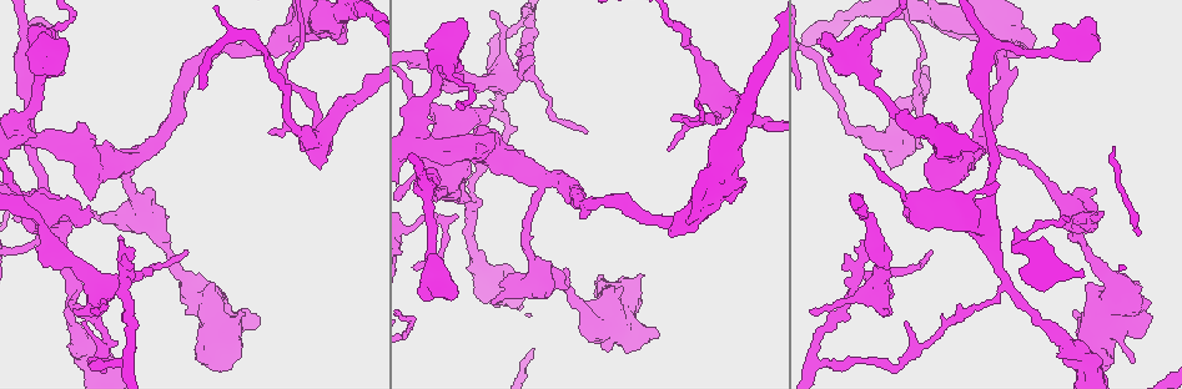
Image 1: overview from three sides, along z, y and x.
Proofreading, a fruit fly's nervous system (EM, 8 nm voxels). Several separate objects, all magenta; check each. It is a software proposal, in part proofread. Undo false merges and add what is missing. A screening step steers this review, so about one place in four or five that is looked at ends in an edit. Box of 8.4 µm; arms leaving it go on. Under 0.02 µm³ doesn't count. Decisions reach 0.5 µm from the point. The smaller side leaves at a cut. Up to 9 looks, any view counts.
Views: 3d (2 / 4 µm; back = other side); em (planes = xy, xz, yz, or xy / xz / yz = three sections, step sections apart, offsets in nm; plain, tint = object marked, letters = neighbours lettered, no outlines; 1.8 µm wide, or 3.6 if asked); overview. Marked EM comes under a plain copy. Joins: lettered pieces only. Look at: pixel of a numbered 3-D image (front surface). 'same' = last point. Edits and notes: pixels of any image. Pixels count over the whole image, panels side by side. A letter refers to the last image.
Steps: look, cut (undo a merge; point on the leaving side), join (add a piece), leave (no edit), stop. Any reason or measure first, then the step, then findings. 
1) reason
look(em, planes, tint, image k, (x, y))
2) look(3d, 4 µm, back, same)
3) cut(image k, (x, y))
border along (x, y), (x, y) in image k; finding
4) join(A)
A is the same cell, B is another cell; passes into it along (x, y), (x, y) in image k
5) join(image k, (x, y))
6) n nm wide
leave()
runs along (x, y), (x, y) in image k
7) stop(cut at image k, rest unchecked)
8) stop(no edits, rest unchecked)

branch stops here
look(em, xy, step 16, tint, image 1, (93, 217))

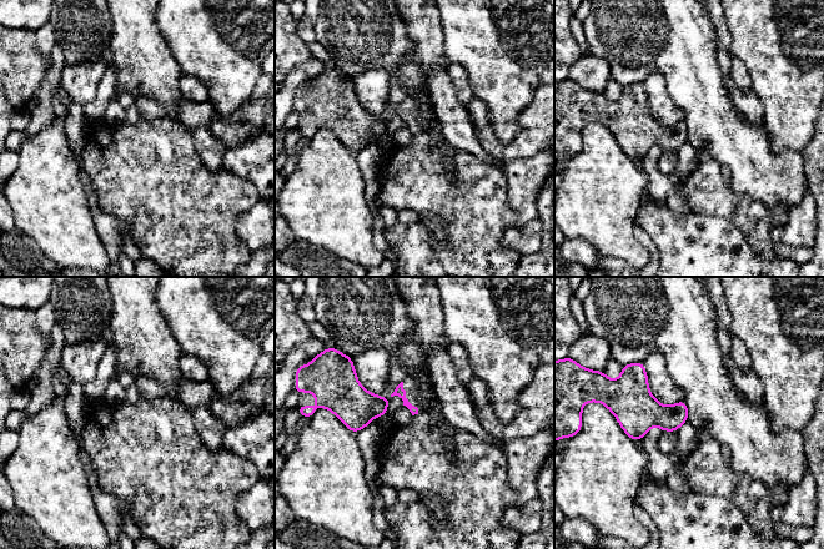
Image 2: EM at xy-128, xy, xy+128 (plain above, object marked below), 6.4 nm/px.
cut it another way
look(em, planes, letters, same)

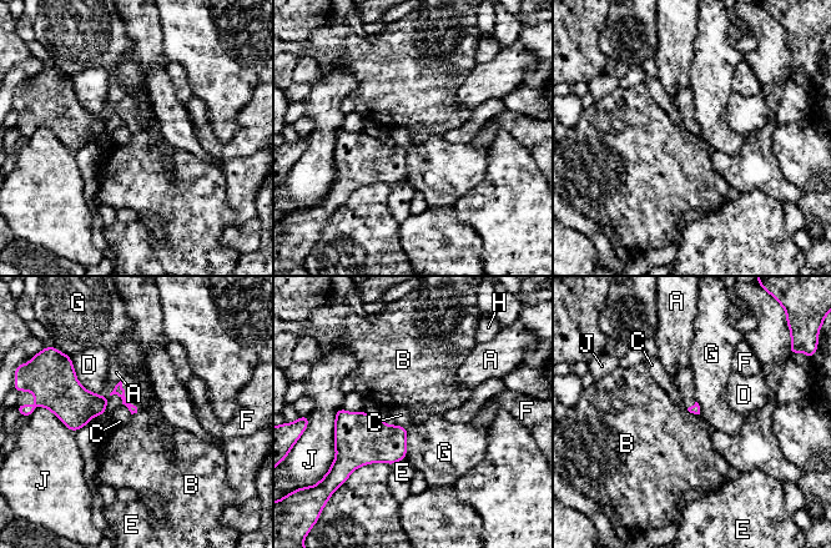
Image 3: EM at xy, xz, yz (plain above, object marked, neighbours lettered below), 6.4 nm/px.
leave()
A, B, C, D, E, F, G, H and J are other cells; border along (689, 411), (699, 415) in image 3; none of them fits

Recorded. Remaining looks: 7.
free end
look(em, 3.6 µm, planes, letters, image 1, (828, 58))

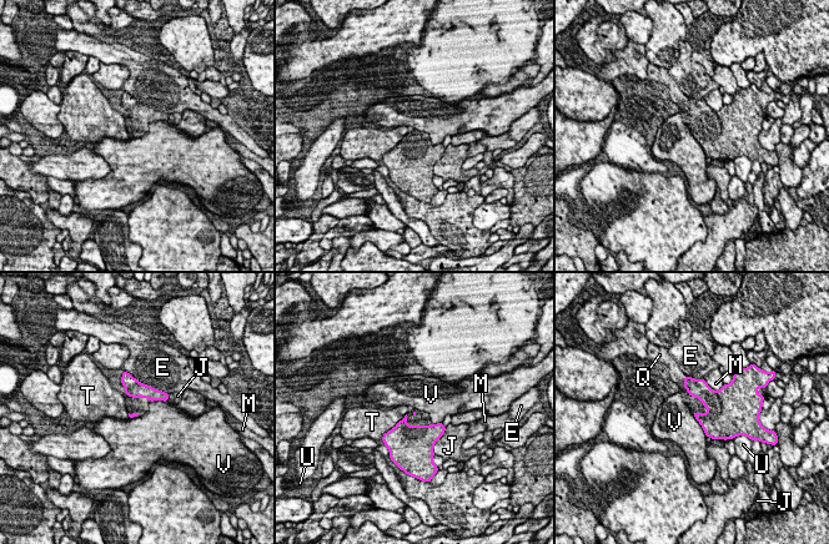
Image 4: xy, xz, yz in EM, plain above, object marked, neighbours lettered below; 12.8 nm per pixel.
join(Q)
Q is the same cell, E, J, M, T, U and V are other cells; the neuron continues

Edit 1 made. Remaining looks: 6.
arms part here
look(em, yz, step 4, tint, image 1, (144, 149))

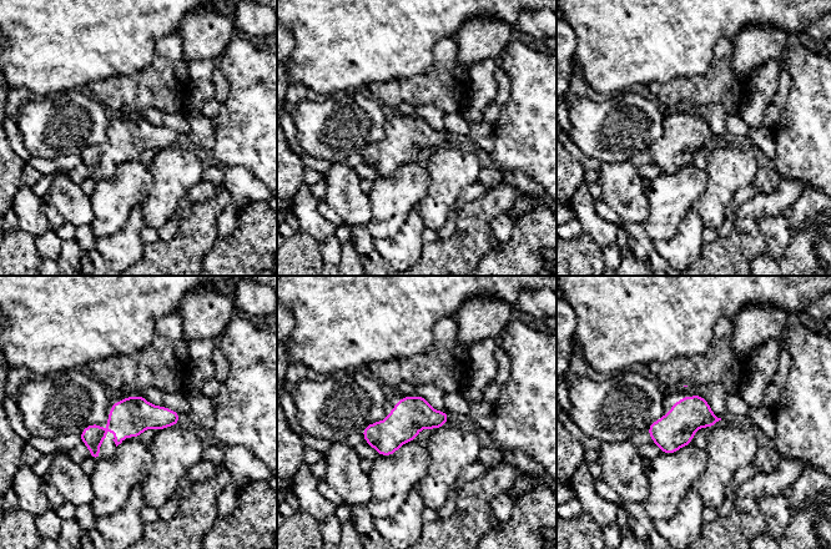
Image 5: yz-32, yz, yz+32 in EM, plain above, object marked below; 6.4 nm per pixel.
see the neighbours
look(em, yz, step 4, letters, same)

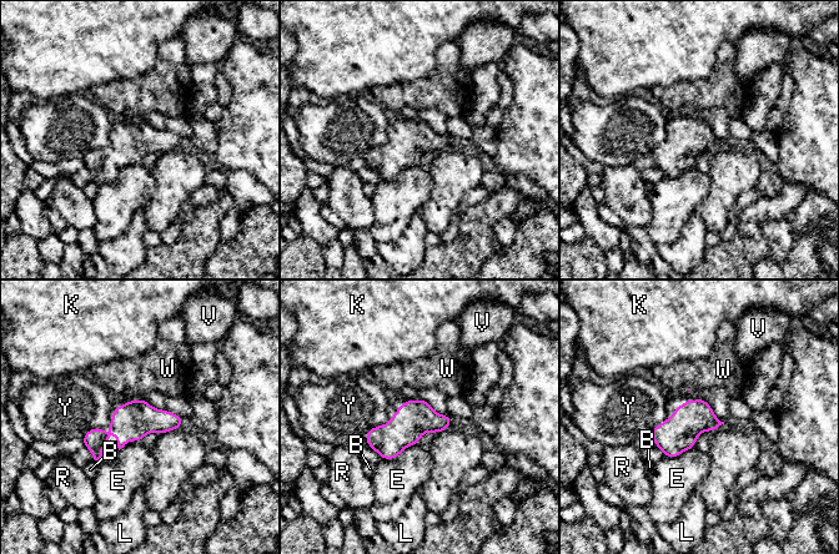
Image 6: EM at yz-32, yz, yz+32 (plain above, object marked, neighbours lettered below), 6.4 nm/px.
E touches over 200 nm
leave()
B, E, K, L, R, V, W and Y are other cells; border along (129, 399), (134, 401) in image 6; all the same neuron

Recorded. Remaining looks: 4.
calibre changes
look(em, 3.6 µm, planes, letters, image 1, (684, 223))

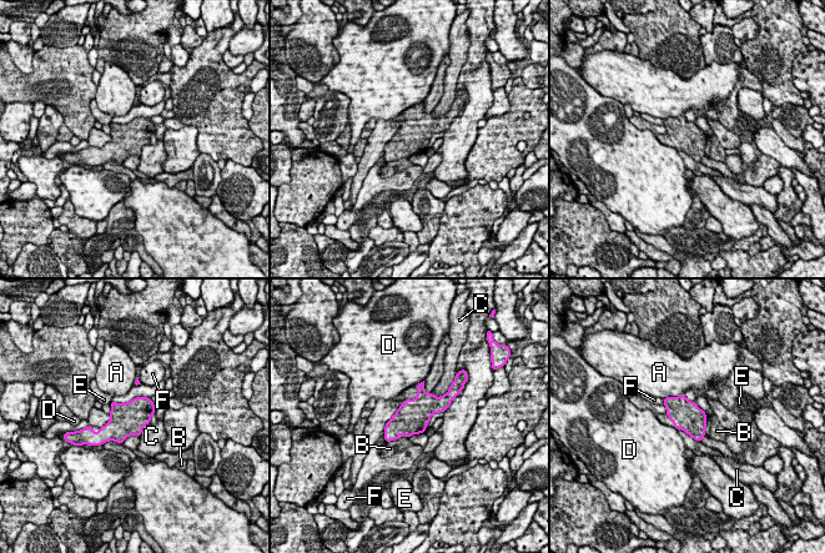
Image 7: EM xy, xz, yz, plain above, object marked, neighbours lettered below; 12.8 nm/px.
leave()
A, B, C, D, E and F are other cells; border along (150, 423), (142, 427), (140, 436) in image 7; all the same neuron

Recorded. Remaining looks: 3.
stop(join at image 4, rest unchecked)

